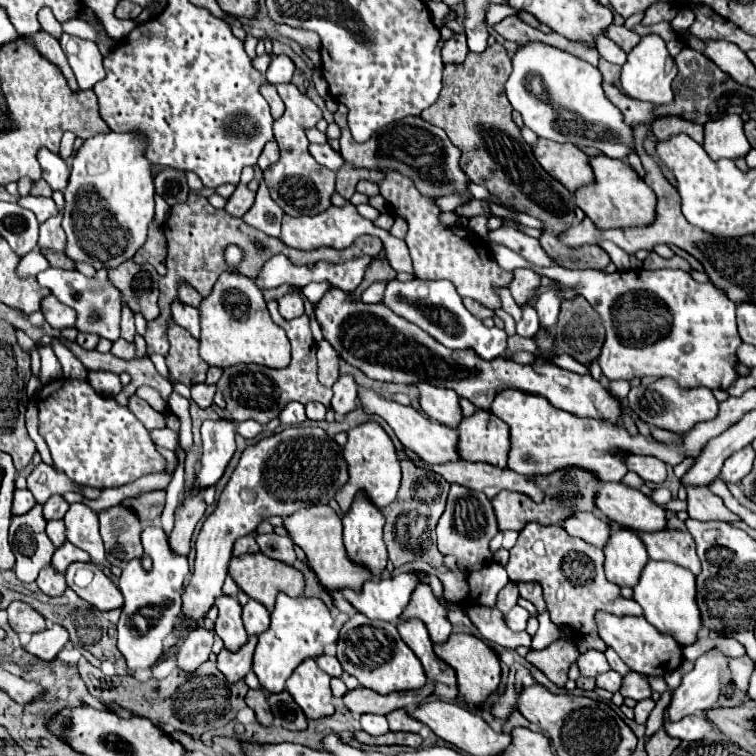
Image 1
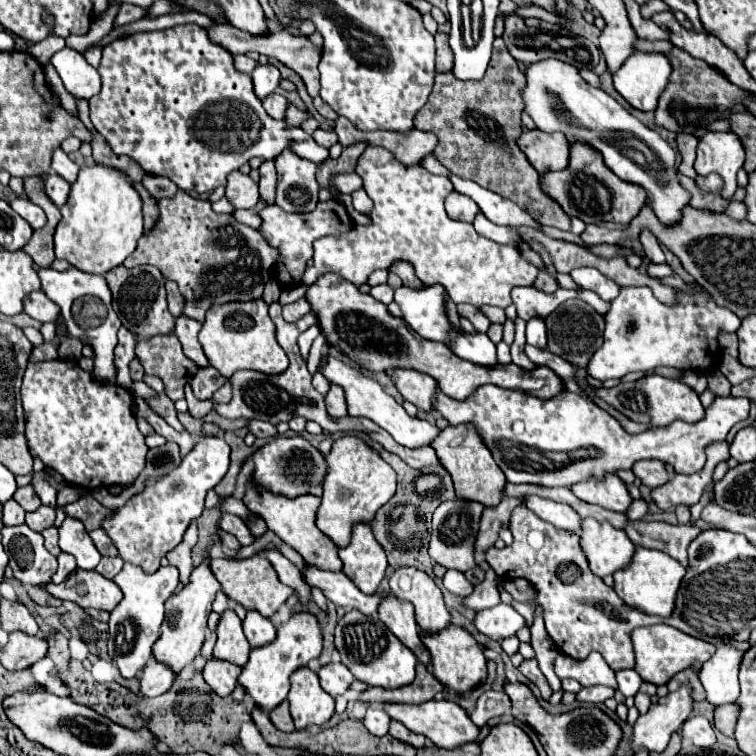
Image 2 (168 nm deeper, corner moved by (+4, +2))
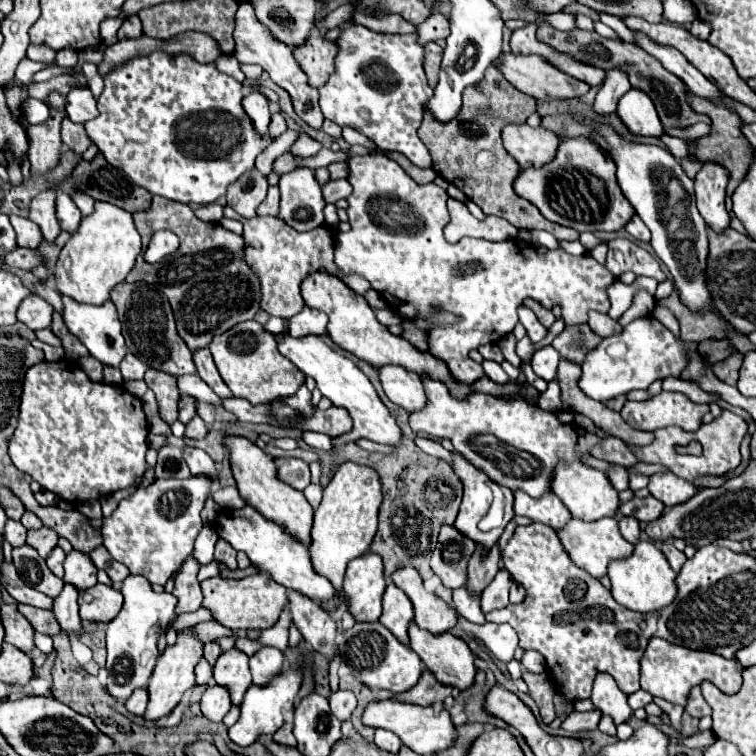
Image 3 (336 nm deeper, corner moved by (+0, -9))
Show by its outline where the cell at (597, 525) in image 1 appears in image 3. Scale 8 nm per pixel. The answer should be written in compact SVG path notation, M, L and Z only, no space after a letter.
M515 493L515 515L525 515L531 521L545 523L555 531L561 531L571 519L571 513L555 497L555 493L543 495L543 499L531 499L529 495Z

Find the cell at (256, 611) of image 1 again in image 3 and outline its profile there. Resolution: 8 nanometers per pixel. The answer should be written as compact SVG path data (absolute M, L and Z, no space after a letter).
M261 647L251 659L251 675L255 685L265 685L271 677L275 677L281 671L283 665L283 653L277 647Z

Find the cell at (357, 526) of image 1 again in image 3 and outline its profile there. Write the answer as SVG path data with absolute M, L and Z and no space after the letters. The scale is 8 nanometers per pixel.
M365 553L359 559L349 561L343 591L349 599L349 611L357 621L377 621L385 591L381 557L375 553Z

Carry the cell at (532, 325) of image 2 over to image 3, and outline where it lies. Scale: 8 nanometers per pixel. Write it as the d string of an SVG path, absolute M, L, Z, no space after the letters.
M547 345L547 347L539 349L539 351L533 355L533 359L531 359L531 367L533 367L535 375L543 377L545 381L551 381L551 379L555 377L555 373L557 373L559 361L561 361L559 353L557 353L551 345Z

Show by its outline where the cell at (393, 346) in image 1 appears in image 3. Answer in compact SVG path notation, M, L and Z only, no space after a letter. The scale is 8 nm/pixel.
M317 271L313 275L309 275L305 281L303 281L303 287L301 287L301 295L305 299L305 305L311 307L311 309L319 309L323 313L327 313L329 317L329 323L327 323L327 333L331 337L331 341L353 353L355 357L359 357L361 361L369 363L371 367L379 369L383 365L399 365L407 371L413 371L417 375L427 375L431 379L437 379L441 383L445 383L451 391L451 395L455 399L465 399L467 395L471 393L487 393L487 395L493 395L493 397L499 397L499 399L511 399L513 395L515 397L521 397L525 399L527 403L537 403L539 401L539 391L535 387L531 387L529 383L517 383L517 381L509 381L509 383L495 383L487 377L481 377L477 379L475 383L467 385L467 383L461 383L457 381L451 371L447 369L445 361L441 361L439 357L431 355L429 351L419 351L415 345L411 345L407 339L403 339L401 335L391 335L389 329L385 325L381 325L373 313L373 309L369 307L369 303L365 301L363 295L357 295L353 289L349 289L339 277L335 275L329 275L327 271Z

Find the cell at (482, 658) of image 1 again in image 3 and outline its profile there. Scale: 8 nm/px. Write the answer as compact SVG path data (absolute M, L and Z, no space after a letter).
M411 623L411 627L409 627L409 639L411 639L411 649L421 657L425 667L435 675L435 679L439 679L439 683L443 683L447 687L457 687L459 691L465 691L475 683L475 673L477 673L475 655L471 653L471 649L467 647L467 643L463 639L459 639L451 633L433 635L433 633L419 629L415 623Z

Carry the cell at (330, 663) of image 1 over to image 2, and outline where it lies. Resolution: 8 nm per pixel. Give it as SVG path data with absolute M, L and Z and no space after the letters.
M327 664L319 670L321 686L331 696L341 696L349 690L353 682L353 674L343 664Z

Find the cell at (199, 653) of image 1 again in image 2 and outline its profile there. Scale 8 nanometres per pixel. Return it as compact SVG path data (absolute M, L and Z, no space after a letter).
M149 660L139 676L139 690L143 696L159 696L171 688L175 674L161 662Z

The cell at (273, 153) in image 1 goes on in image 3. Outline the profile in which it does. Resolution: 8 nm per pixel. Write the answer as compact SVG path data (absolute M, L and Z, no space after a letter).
M269 187L265 201L257 209L257 215L279 215L279 187Z

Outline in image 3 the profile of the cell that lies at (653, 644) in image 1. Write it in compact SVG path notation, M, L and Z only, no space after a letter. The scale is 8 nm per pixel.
M653 637L649 641L640 665L641 689L645 689L647 693L651 693L655 697L663 697L669 703L681 705L681 707L685 707L685 699L687 699L691 687L701 685L703 679L711 681L725 693L739 691L739 687L741 687L741 671L737 669L733 659L725 659L725 657L709 653L709 651L695 651L695 649L687 649L681 645L673 645L661 637Z

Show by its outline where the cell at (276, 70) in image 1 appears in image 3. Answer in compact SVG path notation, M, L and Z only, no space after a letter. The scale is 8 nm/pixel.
M253 89L253 91L247 91L245 97L243 97L243 109L247 111L247 115L251 115L251 121L255 123L255 129L257 131L263 131L263 135L267 133L267 125L269 125L269 99Z

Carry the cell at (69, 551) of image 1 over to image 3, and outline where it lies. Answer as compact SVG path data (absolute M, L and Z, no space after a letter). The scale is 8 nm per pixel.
M65 583L61 595L55 599L53 613L65 631L79 631L81 629L81 617L77 613L77 589L71 583Z

